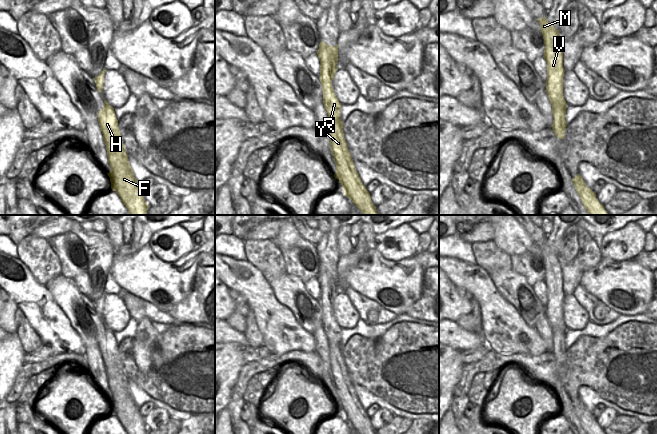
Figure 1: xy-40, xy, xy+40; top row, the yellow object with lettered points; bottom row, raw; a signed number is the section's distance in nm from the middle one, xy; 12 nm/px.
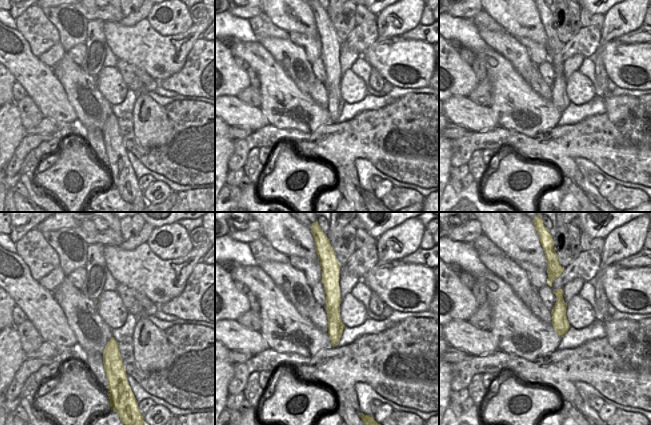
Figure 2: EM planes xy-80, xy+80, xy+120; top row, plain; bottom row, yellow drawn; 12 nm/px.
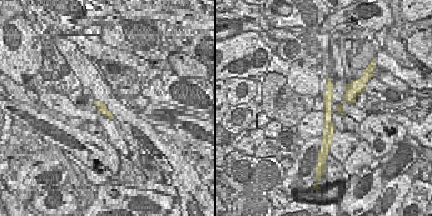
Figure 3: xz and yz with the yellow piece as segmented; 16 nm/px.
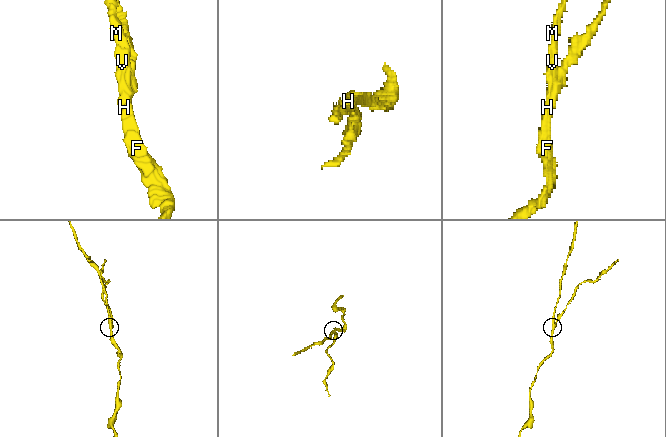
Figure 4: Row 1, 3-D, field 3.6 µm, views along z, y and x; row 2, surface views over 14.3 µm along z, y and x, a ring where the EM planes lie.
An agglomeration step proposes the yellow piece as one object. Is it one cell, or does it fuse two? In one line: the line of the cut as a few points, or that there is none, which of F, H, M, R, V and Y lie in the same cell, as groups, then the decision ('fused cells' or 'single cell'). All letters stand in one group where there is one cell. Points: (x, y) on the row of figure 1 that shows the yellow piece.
cut xy+40 (548, 94), (555, 93), (565, 107); groups F H R Y / M V; fused cells

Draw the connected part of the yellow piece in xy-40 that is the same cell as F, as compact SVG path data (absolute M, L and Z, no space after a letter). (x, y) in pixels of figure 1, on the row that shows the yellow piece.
M105 100L104 107L98 113L98 122L111 167L111 171L107 173L111 189L119 195L130 215L147 215L149 206L128 161L114 108Z

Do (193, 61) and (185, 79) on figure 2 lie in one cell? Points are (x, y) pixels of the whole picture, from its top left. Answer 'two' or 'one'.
one

